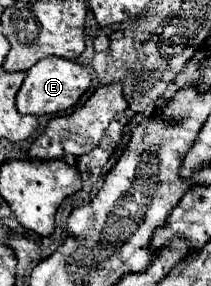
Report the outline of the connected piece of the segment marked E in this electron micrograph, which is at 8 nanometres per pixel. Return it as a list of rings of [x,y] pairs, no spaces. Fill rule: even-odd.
[[[51,56],[51,58],[43,58],[39,60],[31,70],[27,70],[27,76],[23,80],[23,86],[17,92],[17,110],[21,114],[57,114],[63,110],[69,110],[73,104],[77,104],[77,100],[83,96],[83,92],[89,88],[91,84],[91,76],[89,72],[79,66],[77,62],[59,58],[59,56]]]

